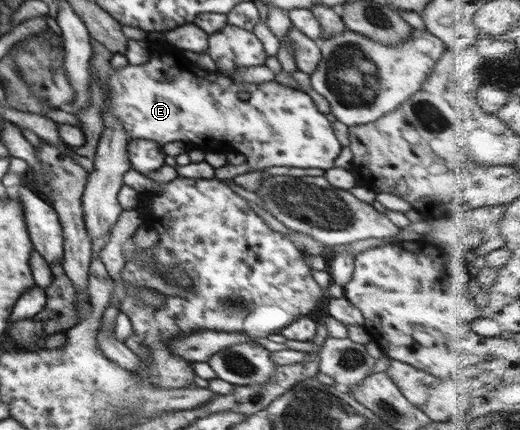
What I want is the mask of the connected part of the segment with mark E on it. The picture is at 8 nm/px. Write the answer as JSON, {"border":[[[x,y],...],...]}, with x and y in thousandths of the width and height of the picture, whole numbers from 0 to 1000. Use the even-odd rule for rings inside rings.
{"border":[[[437,56],[429,67],[415,72],[412,79],[400,79],[400,114],[396,126],[406,133],[406,140],[415,149],[412,167],[394,167],[390,163],[379,165],[363,153],[362,144],[350,135],[352,119],[329,100],[313,100],[317,109],[294,109],[290,121],[290,137],[285,147],[275,151],[250,151],[221,165],[213,172],[210,184],[210,205],[213,205],[213,260],[229,274],[229,284],[237,288],[237,298],[244,302],[248,323],[267,321],[269,326],[290,326],[302,330],[310,342],[329,328],[352,328],[375,335],[381,347],[394,347],[394,353],[417,356],[435,353],[438,349],[452,351],[452,356],[465,356],[473,365],[473,377],[483,393],[517,393],[517,388],[579,388],[579,393],[633,393],[642,388],[644,370],[648,370],[660,337],[644,314],[637,270],[629,270],[610,256],[610,247],[598,226],[585,214],[585,209],[567,209],[529,191],[529,186],[512,188],[500,195],[471,195],[463,186],[452,186],[452,165],[475,156],[496,156],[510,151],[515,126],[508,119],[506,100],[487,79],[485,72],[475,72],[465,63]],[[460,216],[475,216],[475,233],[467,235],[467,226],[460,226]]]}

